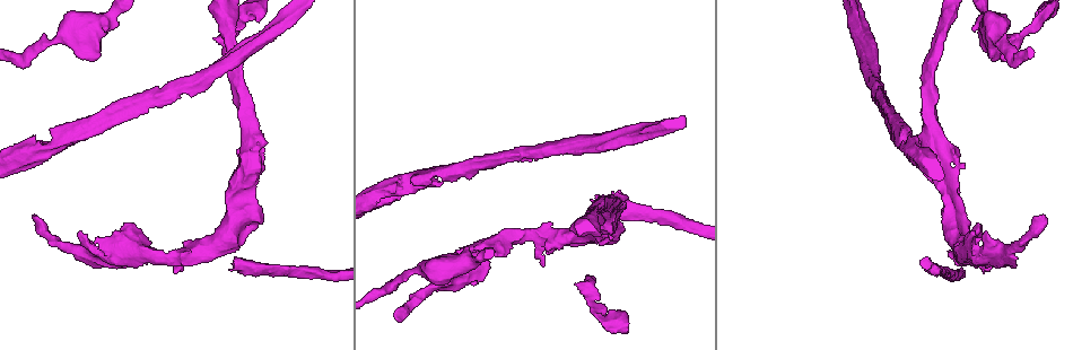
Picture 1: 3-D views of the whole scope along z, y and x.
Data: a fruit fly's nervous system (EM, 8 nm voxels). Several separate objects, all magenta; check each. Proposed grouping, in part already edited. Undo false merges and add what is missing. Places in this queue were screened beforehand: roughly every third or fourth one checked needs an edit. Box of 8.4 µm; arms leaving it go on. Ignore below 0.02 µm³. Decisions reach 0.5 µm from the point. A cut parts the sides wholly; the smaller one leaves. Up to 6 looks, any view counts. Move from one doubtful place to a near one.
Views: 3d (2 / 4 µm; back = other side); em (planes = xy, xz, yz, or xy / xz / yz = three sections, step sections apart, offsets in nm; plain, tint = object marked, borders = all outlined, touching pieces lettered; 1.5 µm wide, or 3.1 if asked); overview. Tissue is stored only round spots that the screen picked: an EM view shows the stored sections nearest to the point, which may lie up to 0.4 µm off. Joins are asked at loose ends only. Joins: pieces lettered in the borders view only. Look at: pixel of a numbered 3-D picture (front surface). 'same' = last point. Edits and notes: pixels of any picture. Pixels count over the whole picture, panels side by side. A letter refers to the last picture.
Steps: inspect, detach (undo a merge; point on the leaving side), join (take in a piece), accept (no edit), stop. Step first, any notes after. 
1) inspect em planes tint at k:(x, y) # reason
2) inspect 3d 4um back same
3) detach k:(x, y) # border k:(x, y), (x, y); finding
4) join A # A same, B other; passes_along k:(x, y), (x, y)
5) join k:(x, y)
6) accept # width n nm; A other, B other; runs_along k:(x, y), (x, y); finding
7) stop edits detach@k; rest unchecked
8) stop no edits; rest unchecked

inspect 3d 4um at 1:(244, 176) # thick turns thin

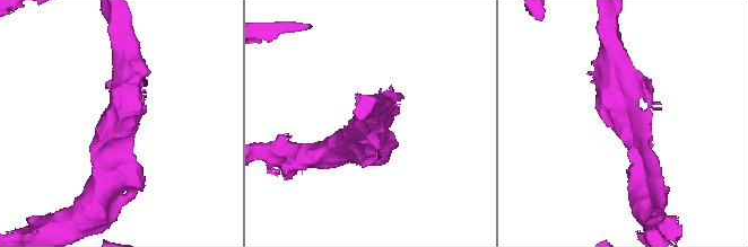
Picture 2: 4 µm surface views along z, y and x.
inspect em planes borders at 2:(625, 118) # shape alone is not enough

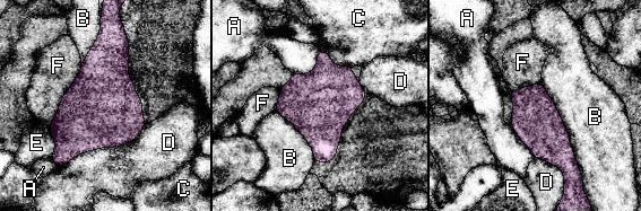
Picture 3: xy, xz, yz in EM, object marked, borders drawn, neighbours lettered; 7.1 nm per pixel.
accept # A other, B other, C other, D other, E other, F other; border 3:(542, 82), (568, 132), (578, 164); continuous, no second neuron

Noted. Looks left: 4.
inspect em planes borders at 1:(125, 224) # branch stops here

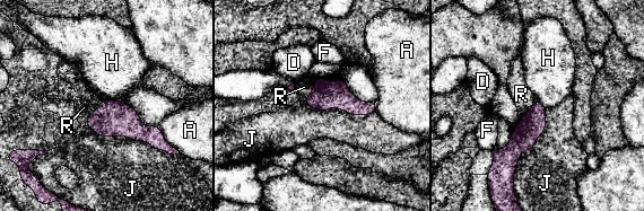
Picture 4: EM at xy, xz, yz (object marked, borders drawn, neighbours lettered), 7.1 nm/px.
accept # width 180 nm; A other, D other, F other, H other, J other, R other; border 4:(103, 98), (123, 102); no lettered piece goes on from it

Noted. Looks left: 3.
inspect em planes borders at 1:(597, 206) # a narrow waist

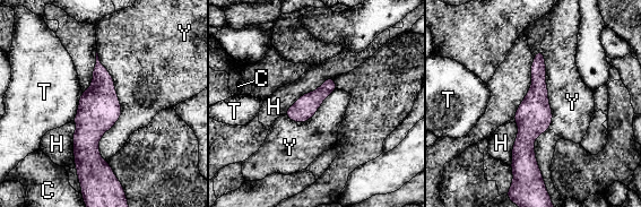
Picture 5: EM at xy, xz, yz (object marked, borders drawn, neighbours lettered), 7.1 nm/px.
accept # width 260 nm; longest_contact Y 950 nm; C other, H other, T other, Y other; all the same neuron

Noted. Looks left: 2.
stop no edits; rest unchecked

